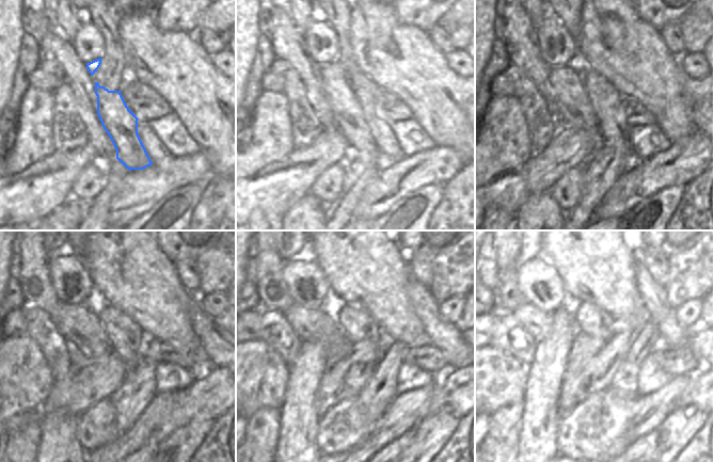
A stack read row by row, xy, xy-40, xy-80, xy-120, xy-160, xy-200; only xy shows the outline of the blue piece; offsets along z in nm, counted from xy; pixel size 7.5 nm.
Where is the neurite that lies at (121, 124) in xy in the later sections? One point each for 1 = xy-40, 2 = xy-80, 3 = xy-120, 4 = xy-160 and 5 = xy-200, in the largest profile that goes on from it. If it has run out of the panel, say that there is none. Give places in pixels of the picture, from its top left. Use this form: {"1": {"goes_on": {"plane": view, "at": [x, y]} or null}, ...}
{"1": {"goes_on": {"plane": "xy-40", "at": [350, 122]}}, "2": {"goes_on": {"plane": "xy-80", "at": [566, 85]}}, "3": {"goes_on": {"plane": "xy-120", "at": [76, 323]}}, "4": {"goes_on": {"plane": "xy-160", "at": [311, 324]}}, "5": {"goes_on": {"plane": "xy-200", "at": [537, 322]}}}

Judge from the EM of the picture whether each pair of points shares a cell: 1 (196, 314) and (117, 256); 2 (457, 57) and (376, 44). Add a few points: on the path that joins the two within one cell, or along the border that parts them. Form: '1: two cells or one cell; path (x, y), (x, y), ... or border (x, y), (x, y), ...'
1: two cells; border (188, 293), (187, 317), (193, 331)
2: two cells; border (444, 54), (447, 64), (459, 76)

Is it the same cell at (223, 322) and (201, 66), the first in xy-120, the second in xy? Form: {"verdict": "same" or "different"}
{"verdict": "same"}

